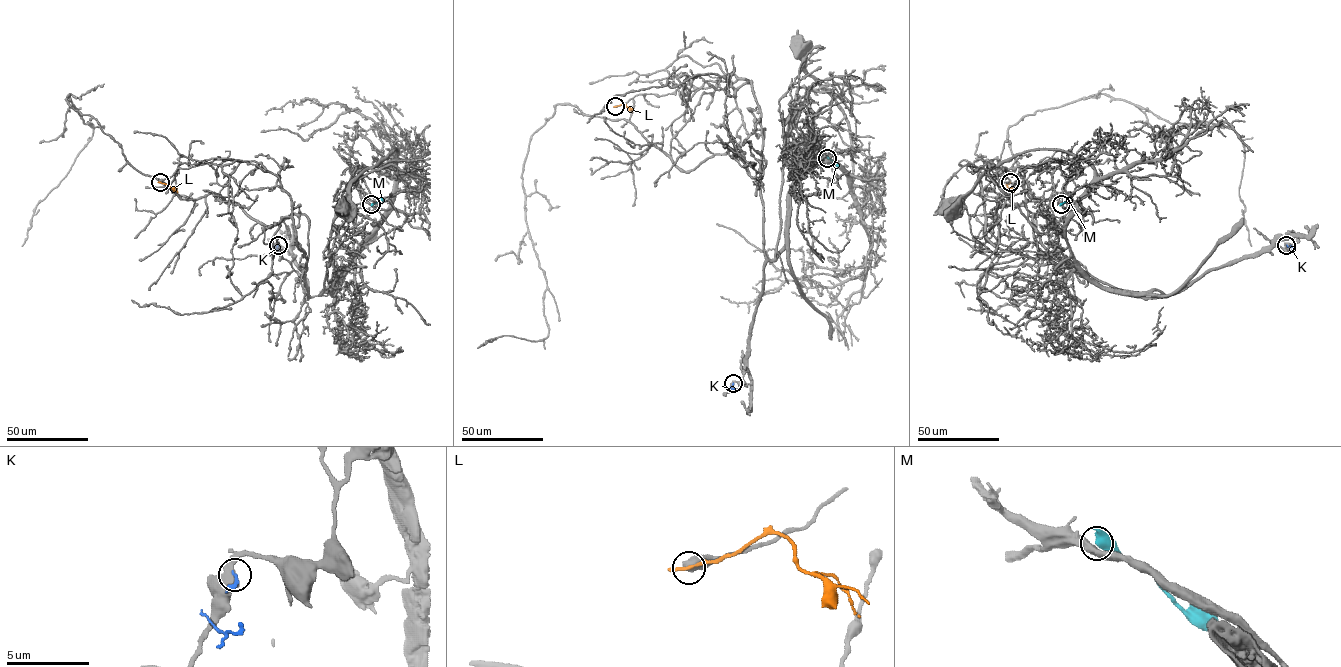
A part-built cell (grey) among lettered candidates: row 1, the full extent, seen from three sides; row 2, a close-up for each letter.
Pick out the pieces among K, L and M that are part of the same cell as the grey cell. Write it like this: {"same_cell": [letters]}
{"same_cell": []}

